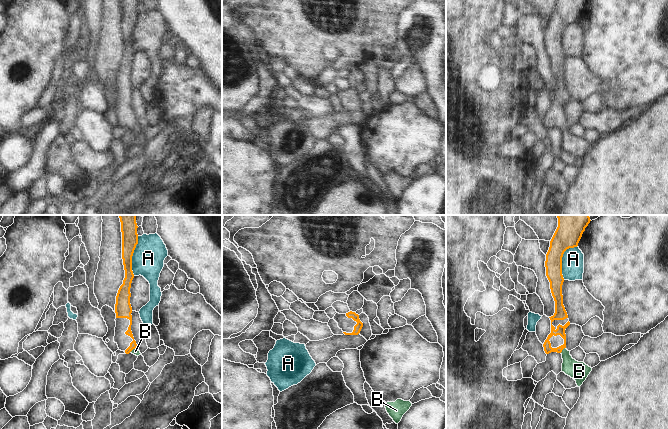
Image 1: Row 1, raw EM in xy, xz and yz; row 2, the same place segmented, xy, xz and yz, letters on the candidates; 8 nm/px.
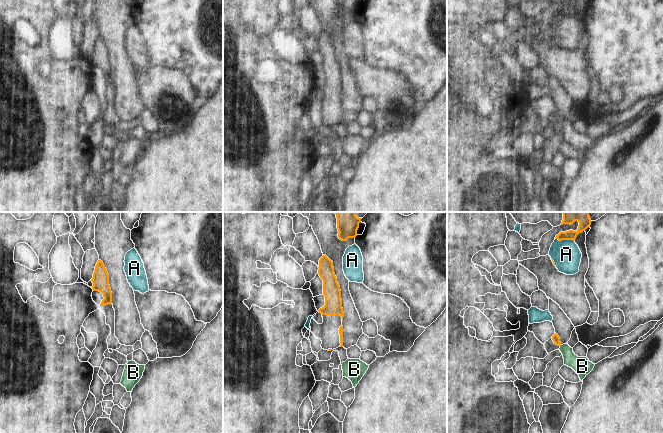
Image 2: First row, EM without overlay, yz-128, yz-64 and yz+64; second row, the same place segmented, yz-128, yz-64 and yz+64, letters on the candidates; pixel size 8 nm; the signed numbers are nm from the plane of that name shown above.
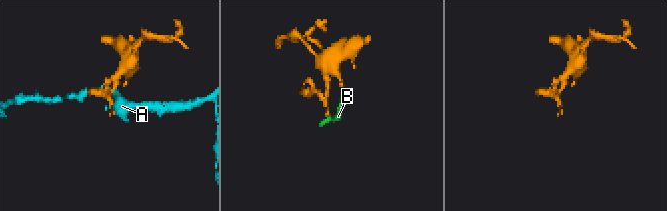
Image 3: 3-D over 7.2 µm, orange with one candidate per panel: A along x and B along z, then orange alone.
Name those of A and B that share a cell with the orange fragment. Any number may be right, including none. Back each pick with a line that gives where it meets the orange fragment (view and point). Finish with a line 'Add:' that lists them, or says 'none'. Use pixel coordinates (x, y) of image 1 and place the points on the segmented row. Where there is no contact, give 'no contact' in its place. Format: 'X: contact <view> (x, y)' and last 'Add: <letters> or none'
B: contact yz (562, 349)
Add: B

